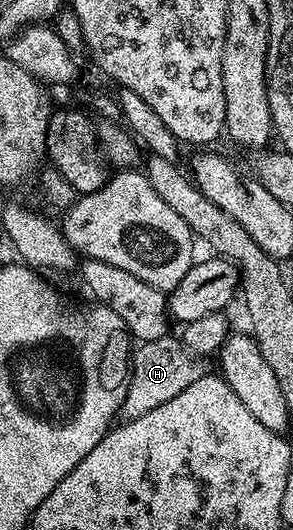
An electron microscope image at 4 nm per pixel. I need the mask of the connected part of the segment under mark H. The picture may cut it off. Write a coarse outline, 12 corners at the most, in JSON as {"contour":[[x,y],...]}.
{"contour":[[172,334],[131,355],[121,415],[135,420],[208,374]]}

